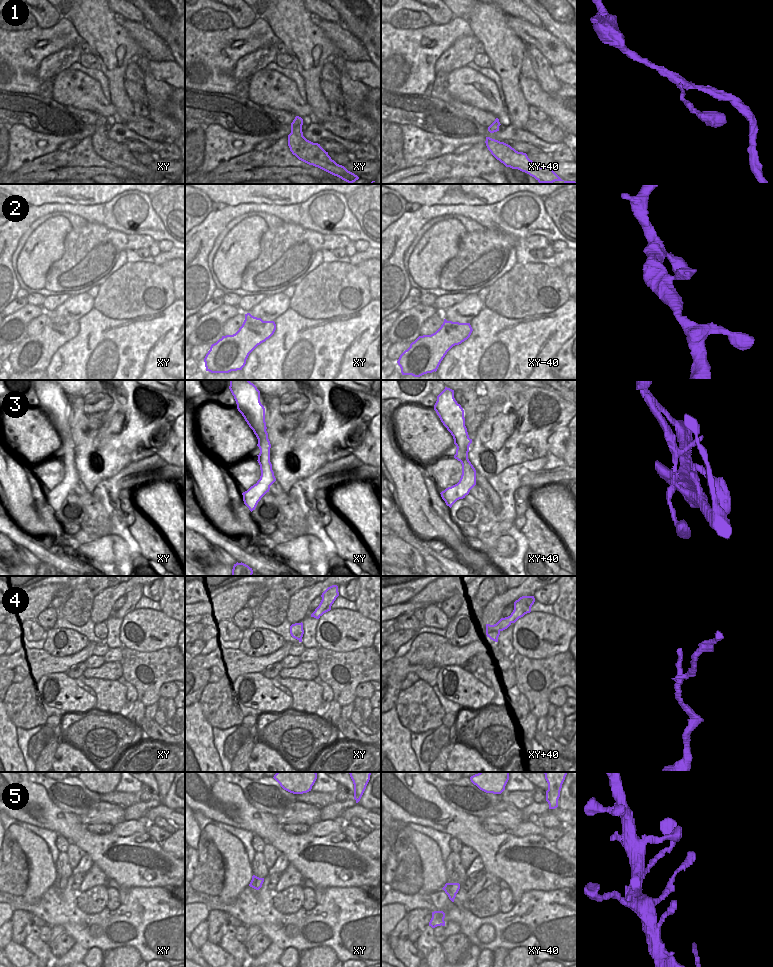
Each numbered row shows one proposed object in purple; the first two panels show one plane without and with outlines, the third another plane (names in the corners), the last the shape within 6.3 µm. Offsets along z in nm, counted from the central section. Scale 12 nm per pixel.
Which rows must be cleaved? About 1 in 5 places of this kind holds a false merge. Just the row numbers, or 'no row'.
4

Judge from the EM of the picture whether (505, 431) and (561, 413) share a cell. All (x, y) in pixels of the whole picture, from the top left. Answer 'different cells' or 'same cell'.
same cell

